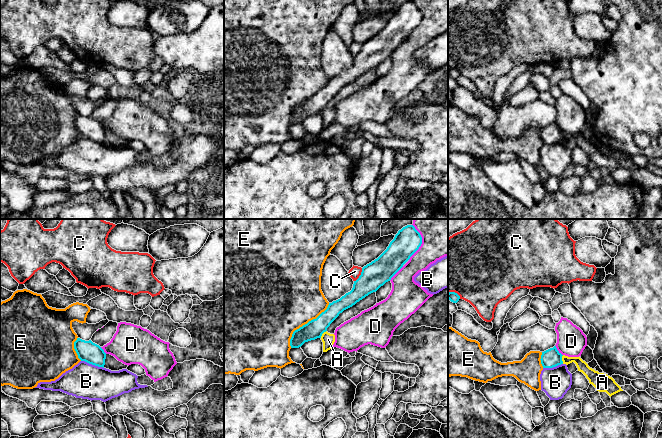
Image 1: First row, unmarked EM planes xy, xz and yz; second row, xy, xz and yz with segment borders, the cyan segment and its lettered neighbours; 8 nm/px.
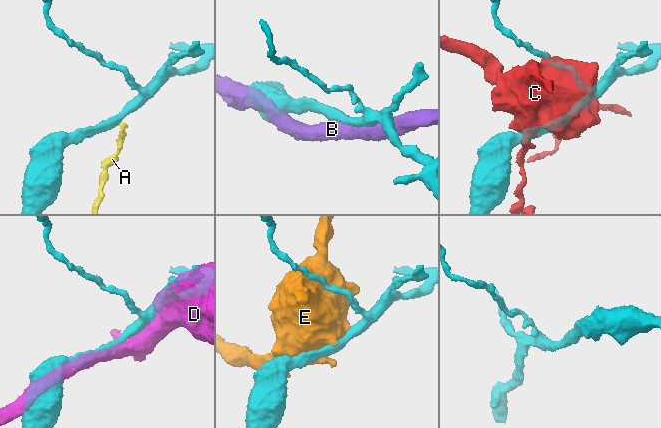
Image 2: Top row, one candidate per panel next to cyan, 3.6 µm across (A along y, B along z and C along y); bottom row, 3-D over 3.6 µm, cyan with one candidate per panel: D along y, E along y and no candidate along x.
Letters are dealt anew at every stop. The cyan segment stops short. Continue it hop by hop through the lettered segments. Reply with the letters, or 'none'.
none

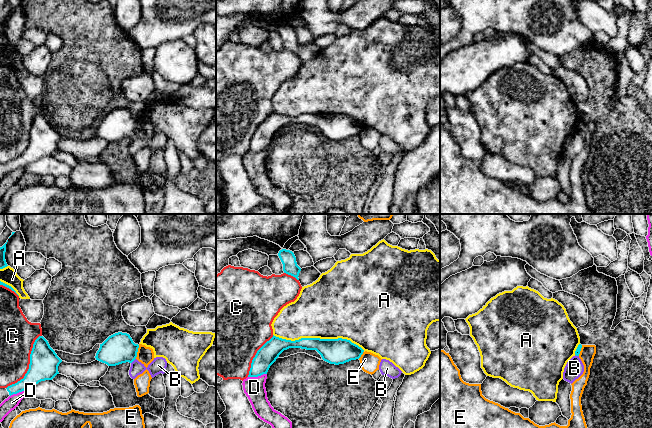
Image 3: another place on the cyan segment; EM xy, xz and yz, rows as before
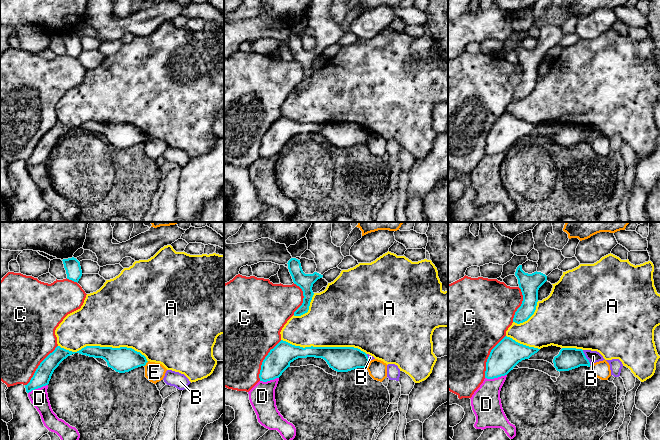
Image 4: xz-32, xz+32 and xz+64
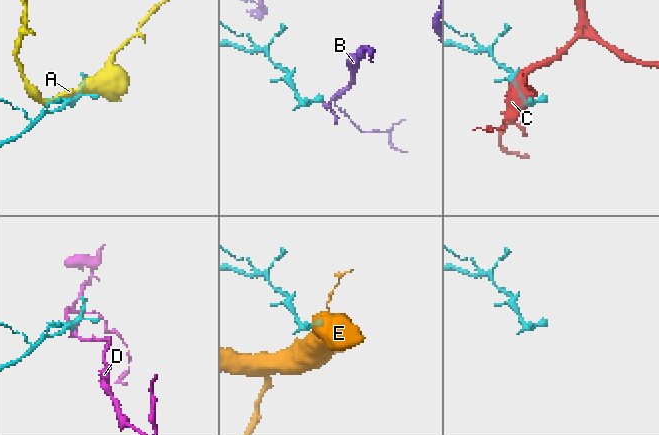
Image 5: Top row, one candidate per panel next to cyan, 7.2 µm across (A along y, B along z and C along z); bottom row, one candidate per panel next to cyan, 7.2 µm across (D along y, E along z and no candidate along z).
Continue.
none

